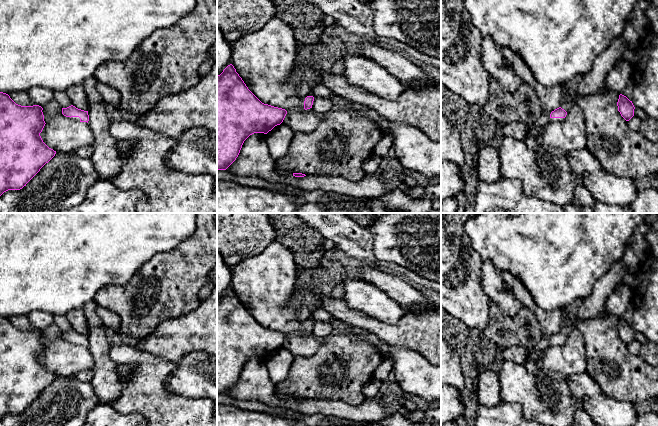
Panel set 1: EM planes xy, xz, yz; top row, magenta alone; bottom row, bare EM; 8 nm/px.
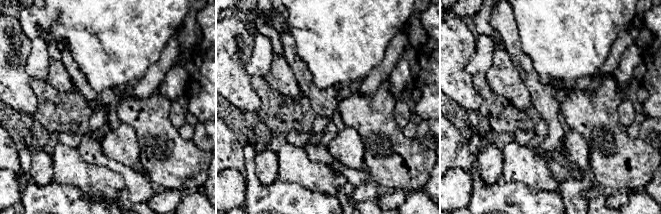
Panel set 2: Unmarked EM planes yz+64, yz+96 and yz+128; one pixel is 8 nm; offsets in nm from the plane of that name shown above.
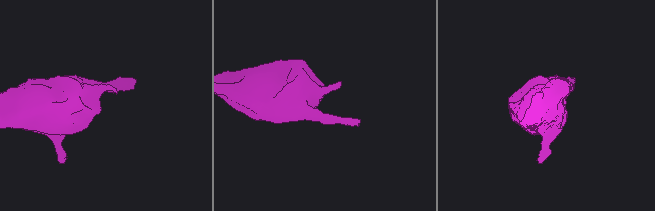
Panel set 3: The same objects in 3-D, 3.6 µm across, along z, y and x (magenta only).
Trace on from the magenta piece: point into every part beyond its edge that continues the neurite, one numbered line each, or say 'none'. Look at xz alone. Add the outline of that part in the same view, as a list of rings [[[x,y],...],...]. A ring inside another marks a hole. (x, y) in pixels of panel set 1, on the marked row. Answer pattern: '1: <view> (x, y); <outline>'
1: xz (300, 107); [[[306,97],[302,98],[300,104],[298,106],[296,106],[293,110],[295,110],[295,111],[304,111],[305,110],[304,109],[304,101],[305,101]]]

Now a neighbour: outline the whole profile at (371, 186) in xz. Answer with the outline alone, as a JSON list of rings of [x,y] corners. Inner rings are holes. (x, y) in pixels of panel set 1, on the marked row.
[[[264,133],[250,135],[227,170],[235,175],[257,177],[270,183],[287,184],[306,191],[335,191],[356,199],[377,198],[396,190],[388,184],[387,175],[366,175],[358,182],[341,177],[279,175],[275,172],[275,160],[269,154],[265,137]]]

